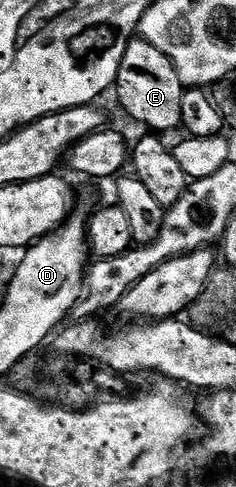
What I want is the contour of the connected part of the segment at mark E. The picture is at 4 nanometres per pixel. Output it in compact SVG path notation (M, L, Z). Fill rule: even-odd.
M140 37L130 39L123 53L123 61L117 70L115 92L121 107L137 123L153 133L178 130L181 127L181 93L183 84L179 81L179 73L175 73L175 65L155 45L151 45Z

